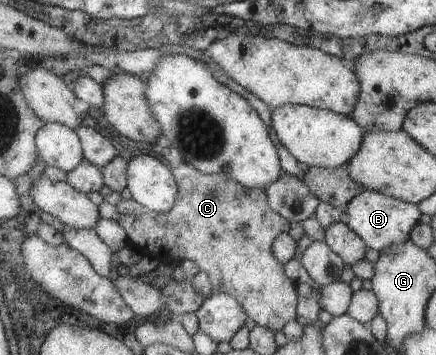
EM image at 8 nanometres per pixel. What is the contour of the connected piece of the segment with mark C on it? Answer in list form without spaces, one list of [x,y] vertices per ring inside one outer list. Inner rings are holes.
[[[188,163],[177,166],[171,174],[178,192],[169,211],[153,213],[132,199],[121,199],[115,205],[119,214],[116,222],[125,232],[129,245],[141,255],[156,257],[161,262],[193,262],[207,276],[212,291],[232,297],[255,325],[269,328],[273,333],[281,331],[287,322],[296,318],[299,297],[296,294],[297,283],[285,276],[283,266],[273,257],[270,249],[275,238],[286,233],[290,224],[269,207],[263,189],[245,189],[227,174],[207,175],[198,172]]]

